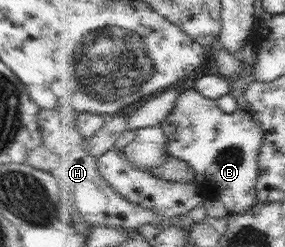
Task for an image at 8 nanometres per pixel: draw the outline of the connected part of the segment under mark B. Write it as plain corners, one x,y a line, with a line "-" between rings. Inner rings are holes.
194,87
181,95
176,110
168,116
161,127
170,139
169,151
171,155
190,163
197,171
197,181
195,183
198,183
201,188
210,188
210,191
214,191
215,197
221,198
221,201
233,216
245,214
258,204
259,179
263,175
261,153
263,153
262,147
267,132
264,131
260,122
251,112
240,109
236,113
227,113
220,108
218,100
204,96

